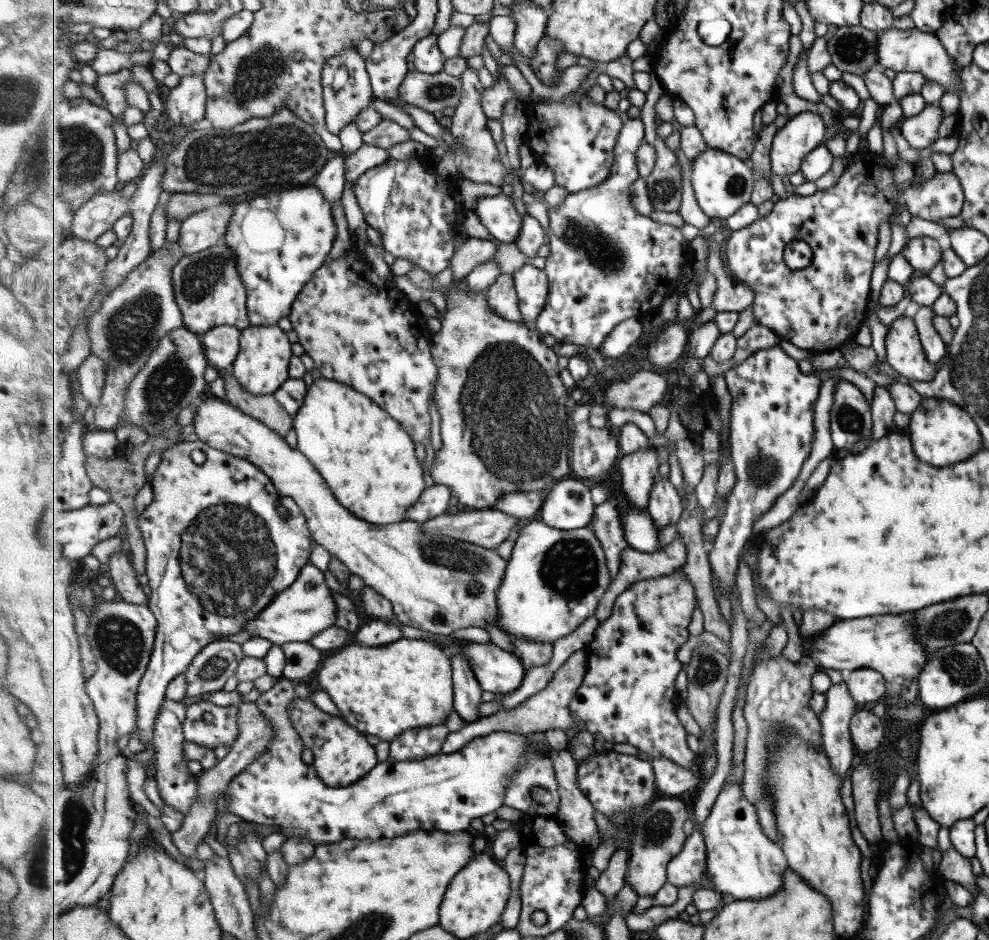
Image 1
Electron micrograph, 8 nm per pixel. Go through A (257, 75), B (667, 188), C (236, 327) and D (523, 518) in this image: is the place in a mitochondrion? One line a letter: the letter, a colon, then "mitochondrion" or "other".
A: mitochondrion
B: mitochondrion
C: other
D: other

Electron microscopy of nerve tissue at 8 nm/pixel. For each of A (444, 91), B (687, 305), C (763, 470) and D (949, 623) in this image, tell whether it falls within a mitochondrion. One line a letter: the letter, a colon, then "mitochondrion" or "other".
A: mitochondrion
B: other
C: mitochondrion
D: mitochondrion

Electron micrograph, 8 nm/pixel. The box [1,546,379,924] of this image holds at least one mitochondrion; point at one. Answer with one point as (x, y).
(70, 848)

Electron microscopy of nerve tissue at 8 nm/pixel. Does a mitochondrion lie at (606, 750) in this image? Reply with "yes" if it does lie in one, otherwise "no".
no

